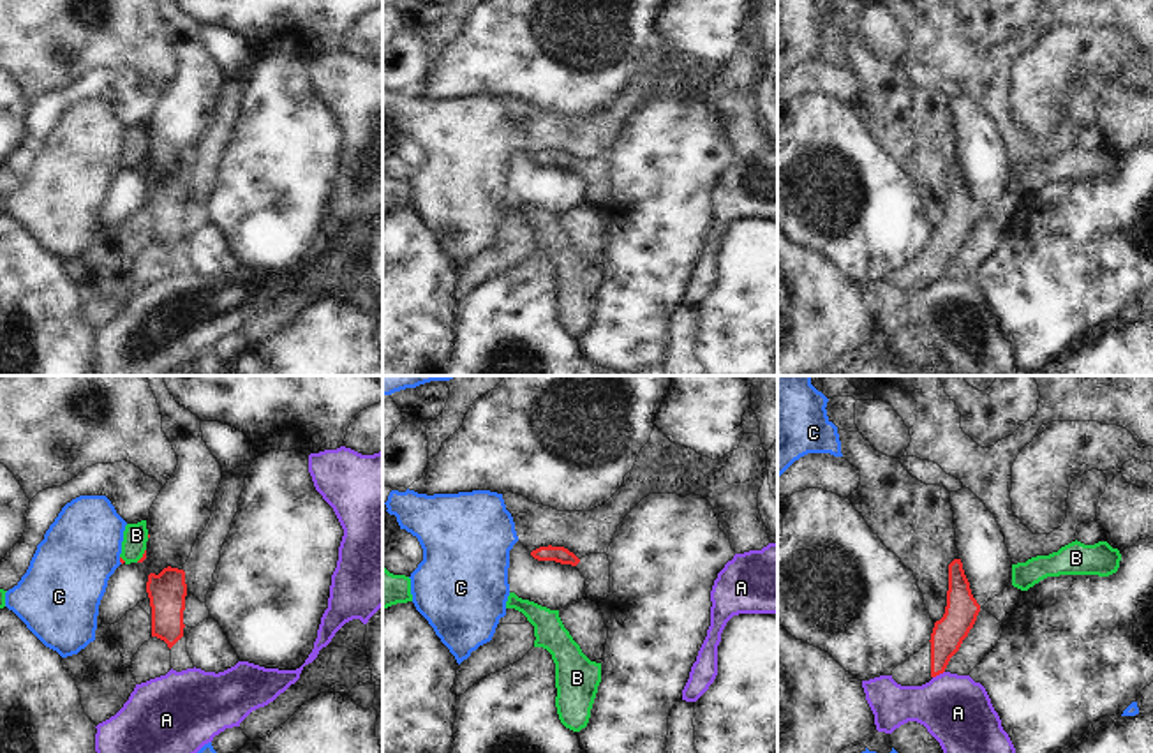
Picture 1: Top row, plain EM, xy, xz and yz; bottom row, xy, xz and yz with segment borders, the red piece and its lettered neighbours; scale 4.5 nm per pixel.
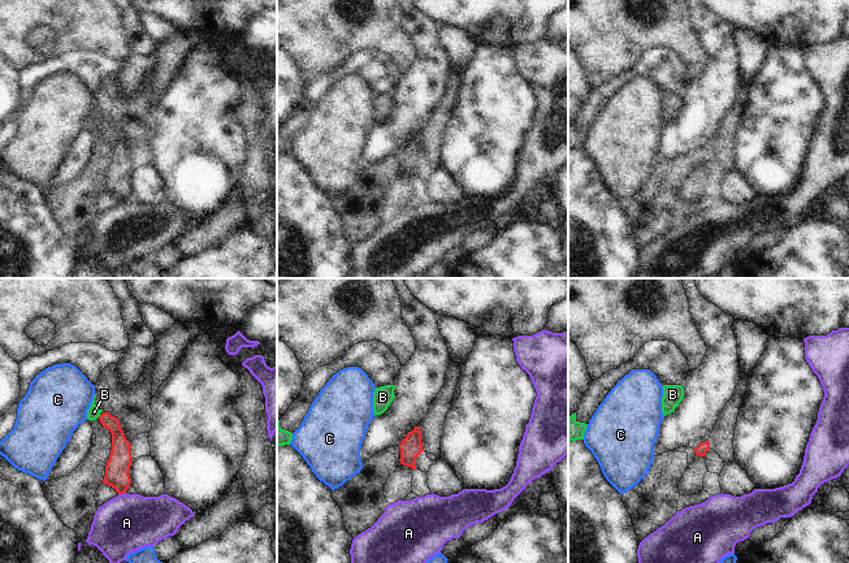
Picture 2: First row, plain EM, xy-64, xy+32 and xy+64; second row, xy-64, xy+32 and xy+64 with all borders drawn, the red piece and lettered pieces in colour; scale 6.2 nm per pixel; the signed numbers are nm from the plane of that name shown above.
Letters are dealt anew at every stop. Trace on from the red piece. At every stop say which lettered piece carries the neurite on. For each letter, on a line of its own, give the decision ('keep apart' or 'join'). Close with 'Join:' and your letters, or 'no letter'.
A: keep apart
B: join
C: keep apart
Join: B

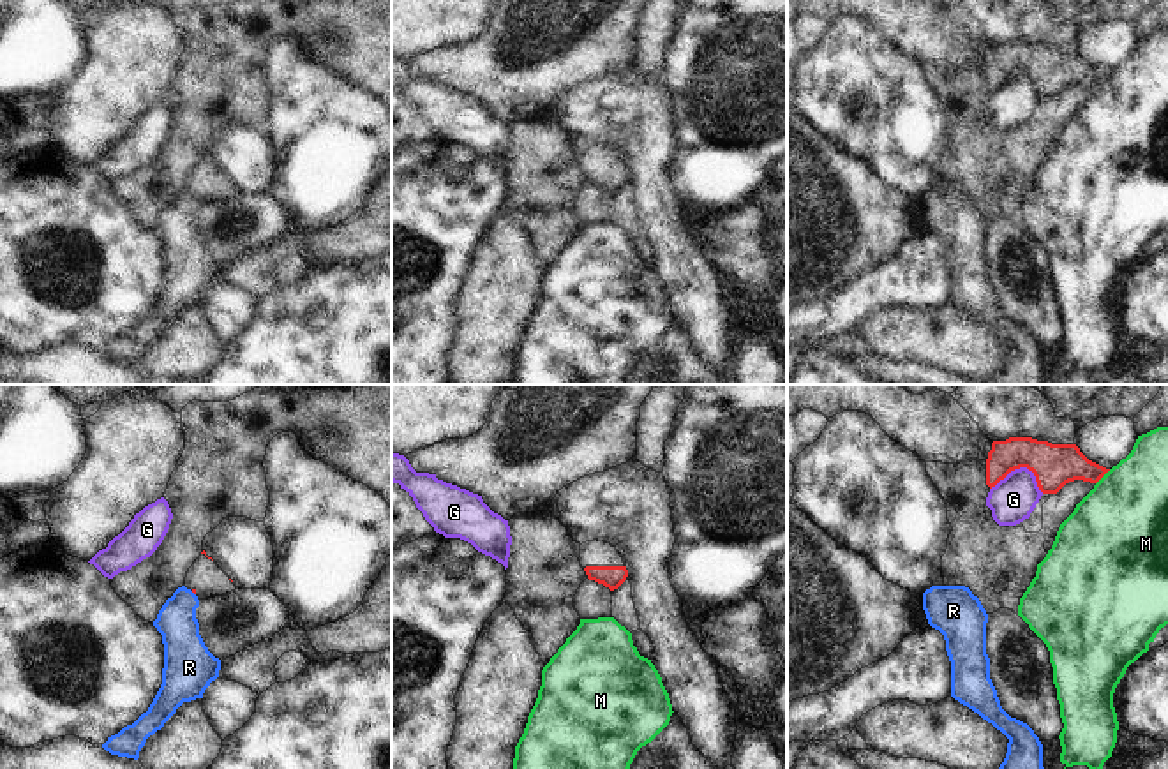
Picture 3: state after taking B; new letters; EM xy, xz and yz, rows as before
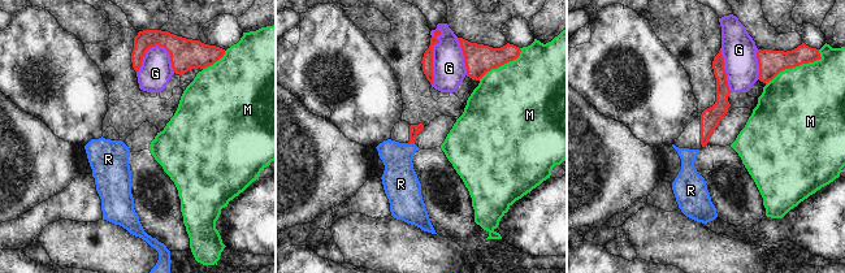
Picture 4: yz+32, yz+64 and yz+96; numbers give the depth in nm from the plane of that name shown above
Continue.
G: keep apart
M: keep apart
R: keep apart
Join: no letter

